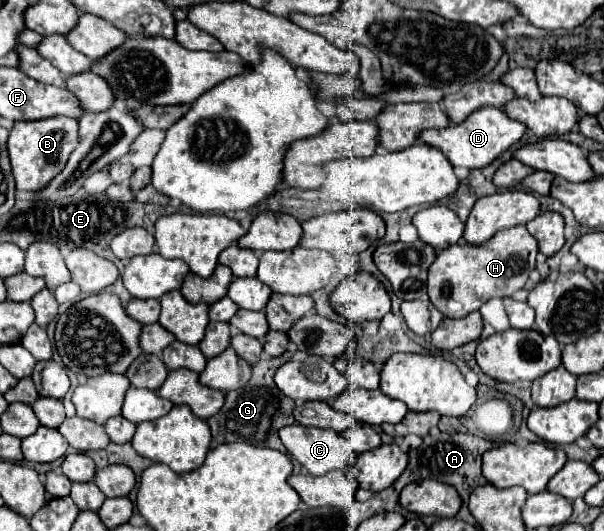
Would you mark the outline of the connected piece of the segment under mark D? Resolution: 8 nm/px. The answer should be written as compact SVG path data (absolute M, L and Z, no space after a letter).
M483 107L479 111L473 111L463 123L449 125L445 129L427 129L419 133L417 141L431 145L449 159L453 167L465 167L465 169L481 169L489 165L495 157L499 157L505 149L509 149L513 143L517 143L525 133L525 125L519 121L509 119L501 109L497 107Z

